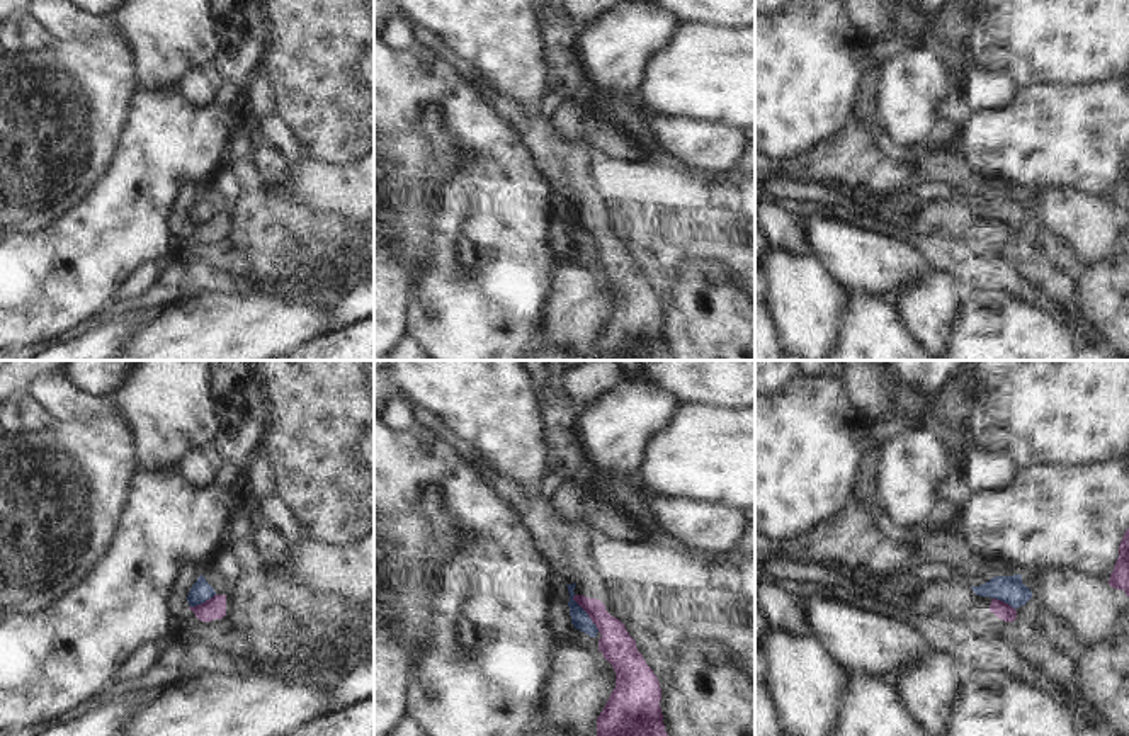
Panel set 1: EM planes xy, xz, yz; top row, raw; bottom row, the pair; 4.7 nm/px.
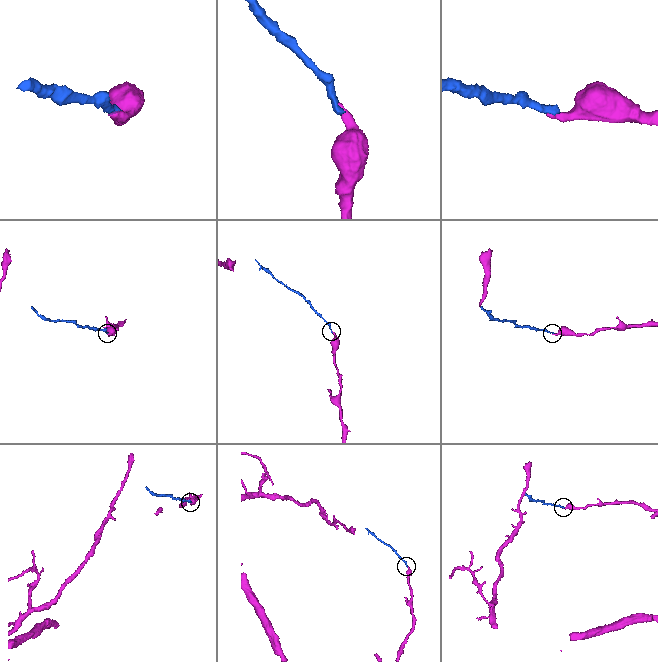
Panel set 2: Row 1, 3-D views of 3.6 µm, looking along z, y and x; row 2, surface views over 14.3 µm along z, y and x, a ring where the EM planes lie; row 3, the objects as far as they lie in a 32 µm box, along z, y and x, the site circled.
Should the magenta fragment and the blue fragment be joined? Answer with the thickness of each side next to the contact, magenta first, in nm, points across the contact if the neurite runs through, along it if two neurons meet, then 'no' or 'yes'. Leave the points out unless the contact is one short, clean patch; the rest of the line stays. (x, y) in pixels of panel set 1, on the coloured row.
160/90 nm | along xz (573, 595), (573, 600), (599, 631) | no

